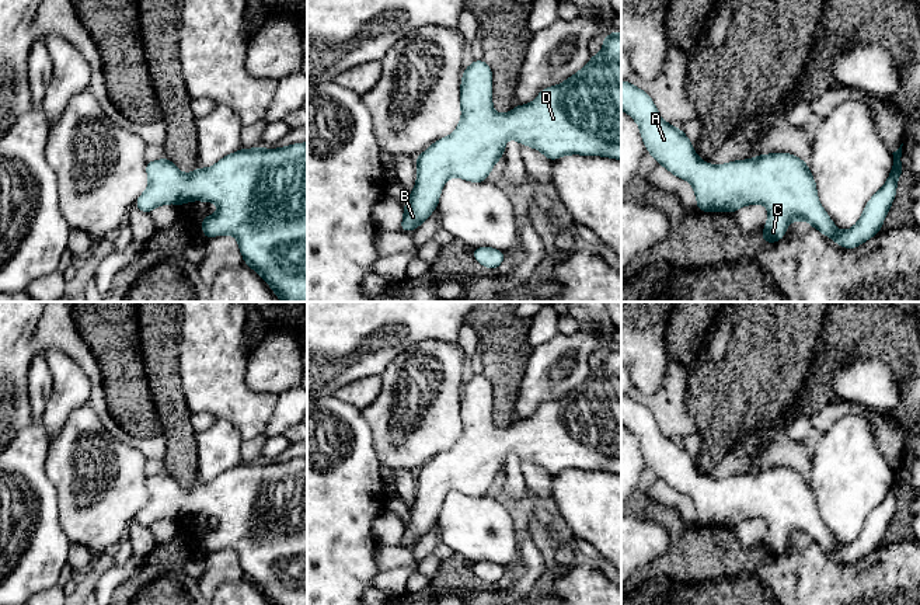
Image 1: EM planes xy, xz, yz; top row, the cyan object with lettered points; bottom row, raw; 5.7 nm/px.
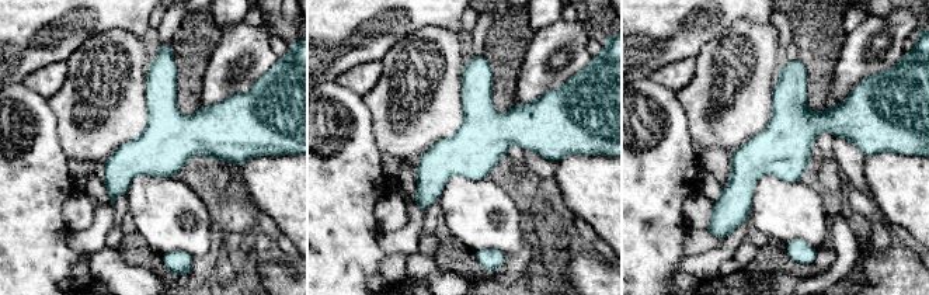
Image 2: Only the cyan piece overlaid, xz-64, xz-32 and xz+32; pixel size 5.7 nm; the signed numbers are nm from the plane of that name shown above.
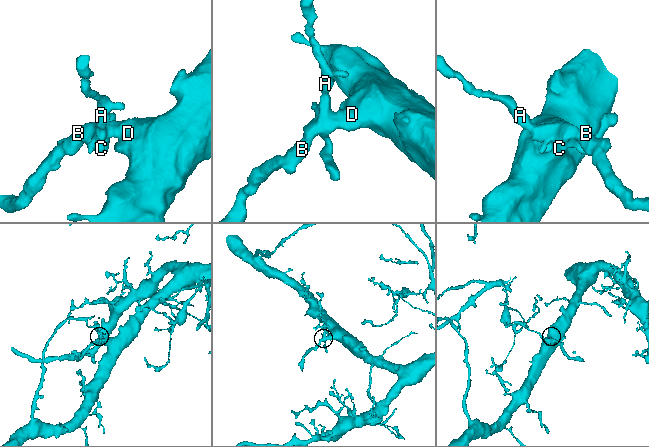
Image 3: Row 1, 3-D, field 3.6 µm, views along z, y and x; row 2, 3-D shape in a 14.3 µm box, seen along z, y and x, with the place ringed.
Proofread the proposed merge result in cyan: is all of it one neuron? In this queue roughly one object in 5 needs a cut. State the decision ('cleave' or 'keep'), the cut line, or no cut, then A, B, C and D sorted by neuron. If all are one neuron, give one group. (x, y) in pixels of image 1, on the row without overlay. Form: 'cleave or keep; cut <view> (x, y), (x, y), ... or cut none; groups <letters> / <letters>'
keep; cut none; groups A B C D

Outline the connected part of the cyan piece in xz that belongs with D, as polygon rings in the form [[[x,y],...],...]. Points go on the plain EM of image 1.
[[[613,345],[602,354],[600,368],[590,371],[589,378],[560,400],[546,401],[530,418],[516,420],[508,428],[498,428],[492,423],[492,385],[481,373],[464,383],[460,401],[461,434],[456,445],[432,458],[417,476],[417,498],[404,522],[400,545],[415,545],[439,519],[439,510],[450,491],[460,491],[471,497],[487,496],[495,477],[503,472],[505,456],[518,455],[520,459],[540,465],[550,476],[568,470],[603,470],[621,474],[621,348]]]

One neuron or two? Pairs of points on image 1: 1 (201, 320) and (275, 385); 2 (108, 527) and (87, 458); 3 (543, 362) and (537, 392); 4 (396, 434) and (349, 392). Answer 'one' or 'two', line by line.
1: two
2: one
3: one
4: two

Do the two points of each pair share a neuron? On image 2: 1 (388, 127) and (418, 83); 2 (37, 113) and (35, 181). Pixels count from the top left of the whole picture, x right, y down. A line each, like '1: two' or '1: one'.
1: one
2: one

